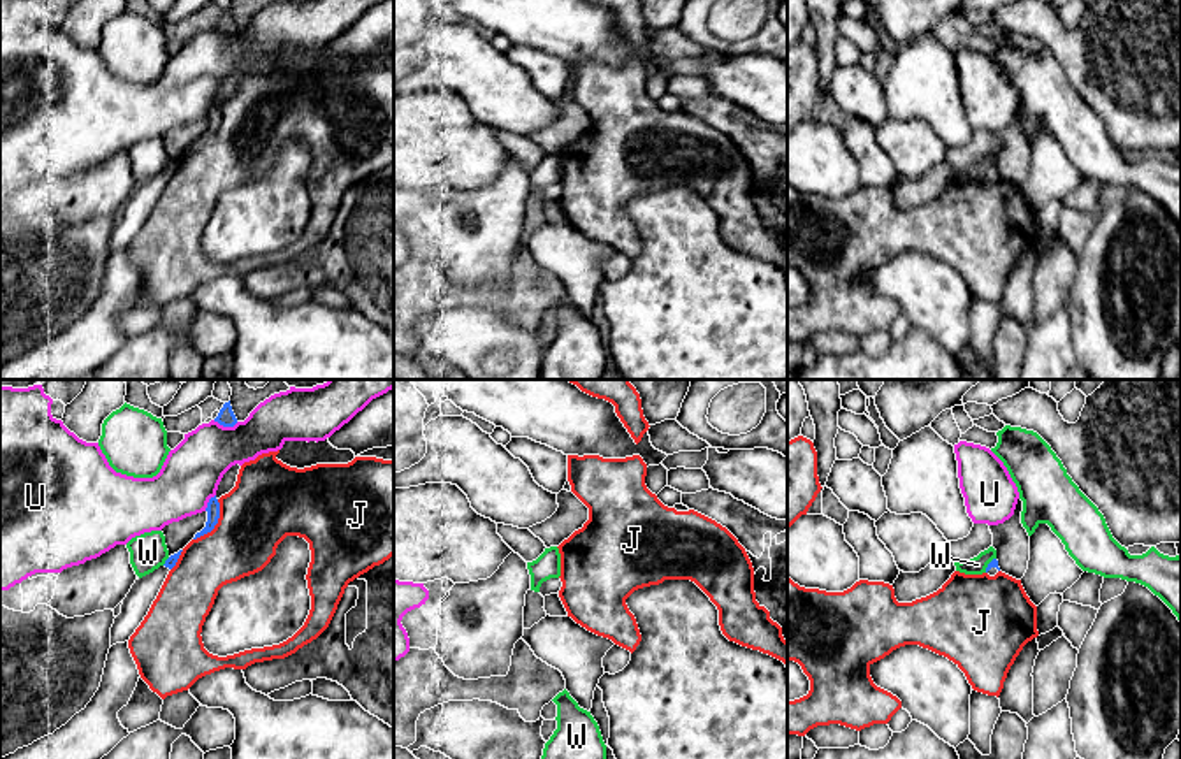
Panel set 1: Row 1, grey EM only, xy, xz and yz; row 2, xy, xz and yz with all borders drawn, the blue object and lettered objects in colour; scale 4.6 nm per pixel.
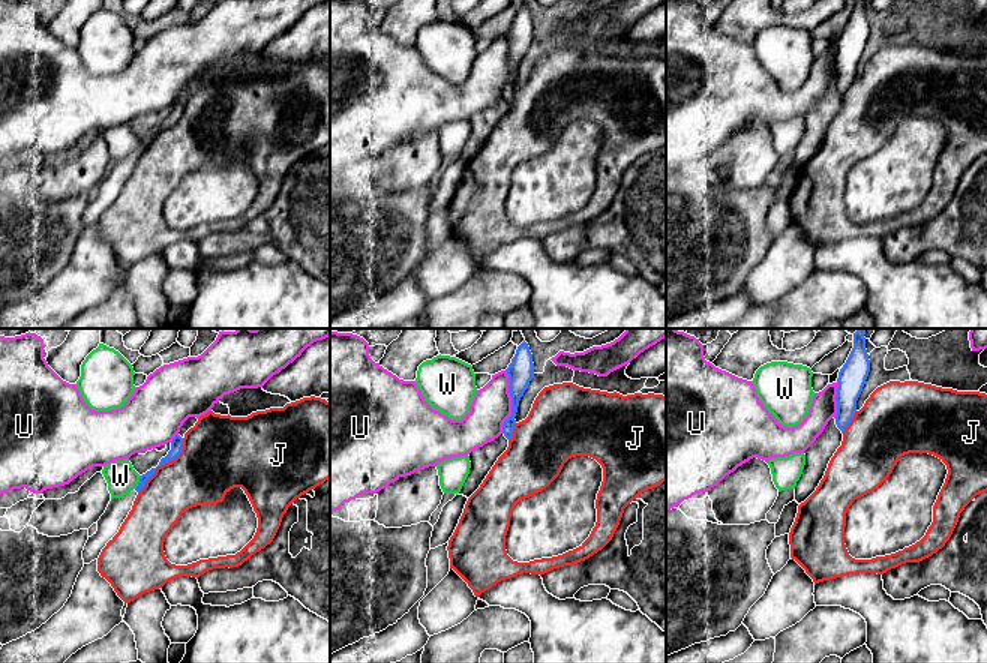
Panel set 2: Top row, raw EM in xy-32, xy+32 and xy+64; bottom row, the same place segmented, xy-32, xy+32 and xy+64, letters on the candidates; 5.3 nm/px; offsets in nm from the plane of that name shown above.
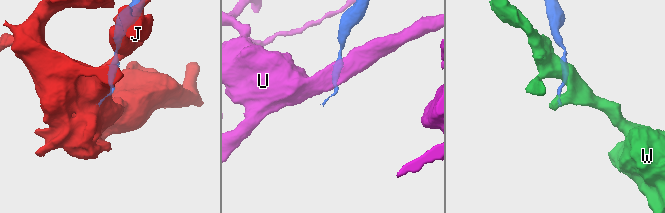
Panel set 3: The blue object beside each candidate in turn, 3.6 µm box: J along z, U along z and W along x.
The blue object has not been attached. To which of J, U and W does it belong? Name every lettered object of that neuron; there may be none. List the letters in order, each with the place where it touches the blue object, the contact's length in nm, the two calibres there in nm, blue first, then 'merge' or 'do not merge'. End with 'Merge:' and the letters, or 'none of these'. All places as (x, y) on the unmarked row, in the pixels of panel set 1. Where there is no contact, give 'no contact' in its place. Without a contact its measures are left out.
J: xy (217, 129) | 220 nm | 60/340 nm | do not merge
U: xy (225, 32) | 120 nm | 80/260 nm | do not merge
W: yz (988, 171) | 90 nm | 40/80 nm | do not merge
Merge: none of these

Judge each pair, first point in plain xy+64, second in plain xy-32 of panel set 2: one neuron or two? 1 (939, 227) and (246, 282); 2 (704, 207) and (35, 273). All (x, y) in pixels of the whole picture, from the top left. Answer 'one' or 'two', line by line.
1: two
2: one

